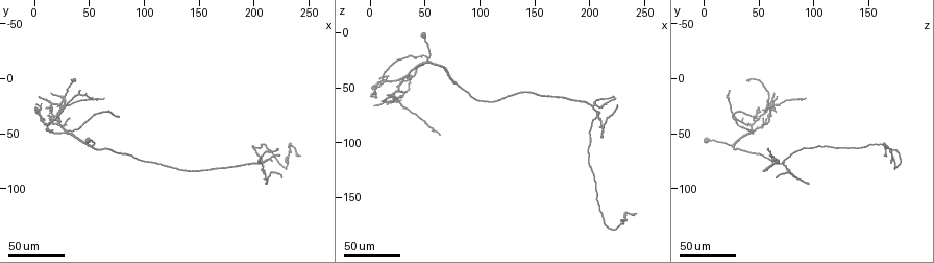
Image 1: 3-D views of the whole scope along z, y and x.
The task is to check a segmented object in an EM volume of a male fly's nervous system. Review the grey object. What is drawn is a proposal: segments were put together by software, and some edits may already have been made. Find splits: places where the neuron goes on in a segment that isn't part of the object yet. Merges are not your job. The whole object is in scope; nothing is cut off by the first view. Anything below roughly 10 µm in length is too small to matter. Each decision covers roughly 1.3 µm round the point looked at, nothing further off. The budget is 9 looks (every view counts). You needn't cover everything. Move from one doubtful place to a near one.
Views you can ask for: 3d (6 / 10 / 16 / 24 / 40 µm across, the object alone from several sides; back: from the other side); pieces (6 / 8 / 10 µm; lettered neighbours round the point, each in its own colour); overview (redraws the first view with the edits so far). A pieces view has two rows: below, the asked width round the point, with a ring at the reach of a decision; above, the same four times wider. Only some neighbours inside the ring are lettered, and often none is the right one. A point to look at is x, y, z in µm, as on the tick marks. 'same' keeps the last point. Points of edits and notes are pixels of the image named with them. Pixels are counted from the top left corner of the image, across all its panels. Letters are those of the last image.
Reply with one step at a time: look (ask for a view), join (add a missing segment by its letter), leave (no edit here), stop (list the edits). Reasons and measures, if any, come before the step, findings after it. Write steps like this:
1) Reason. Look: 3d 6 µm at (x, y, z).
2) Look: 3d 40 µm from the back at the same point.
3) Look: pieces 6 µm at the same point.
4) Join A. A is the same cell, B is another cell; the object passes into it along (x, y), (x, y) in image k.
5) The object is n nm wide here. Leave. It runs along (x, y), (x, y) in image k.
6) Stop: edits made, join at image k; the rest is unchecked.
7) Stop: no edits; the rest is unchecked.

End of a long branch. Look: 3d 40 µm at (6, 16, 68).

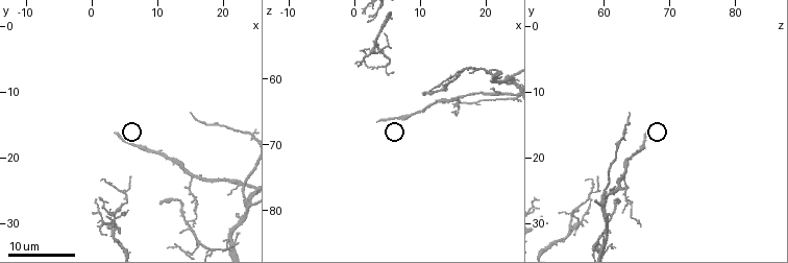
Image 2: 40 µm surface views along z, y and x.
Look: pieces 8 µm at (4.0, 16.0, 66.5).

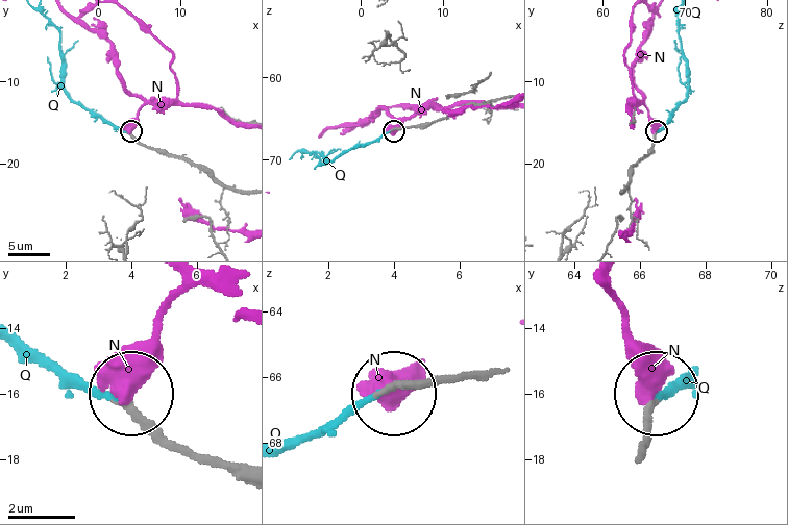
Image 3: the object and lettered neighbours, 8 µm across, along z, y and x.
Join Q. Q is the same cell, N is another cell; the neuron continues.

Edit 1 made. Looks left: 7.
An open end. Look: 3d 24 µm at (210, 94, 96).

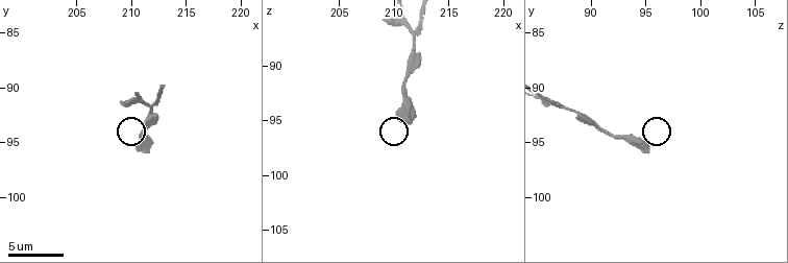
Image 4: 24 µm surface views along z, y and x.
Look: pieces 6 µm at (211.4, 95.6, 95.0).

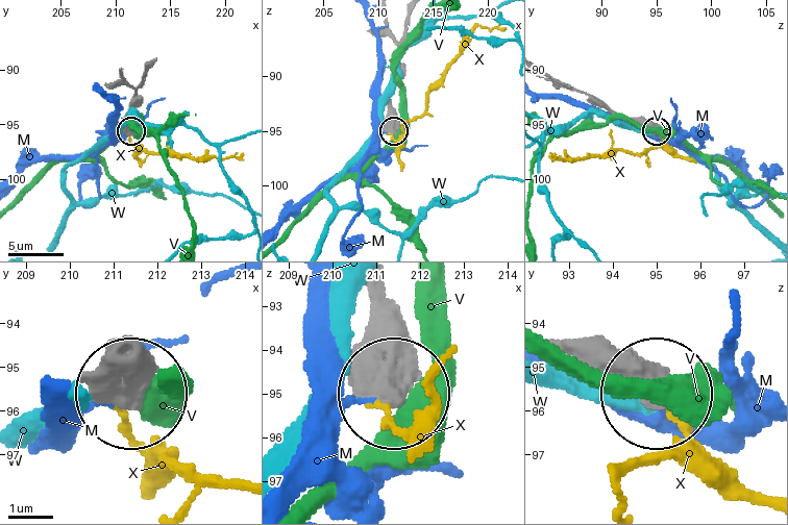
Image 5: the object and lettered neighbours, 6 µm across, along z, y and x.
The object is 560 nm wide here. Leave. M, V, W and X are other cells; it runs along (379, 280), (387, 389) in image 5; no lettered segment goes on from it.

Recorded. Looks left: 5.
An open end. Look: 3d 24 µm at (64, 16, 92).

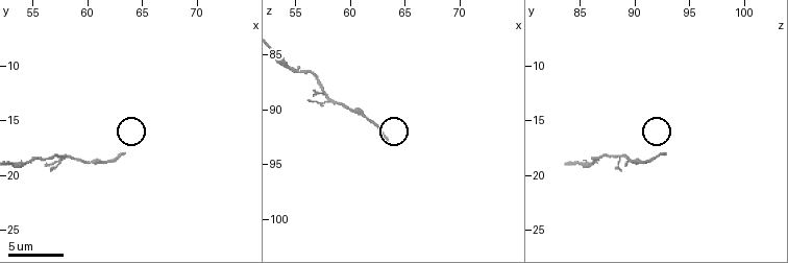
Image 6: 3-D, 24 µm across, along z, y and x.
What lies round it. Look: pieces 10 µm at (63.2, 18.2, 92.8).

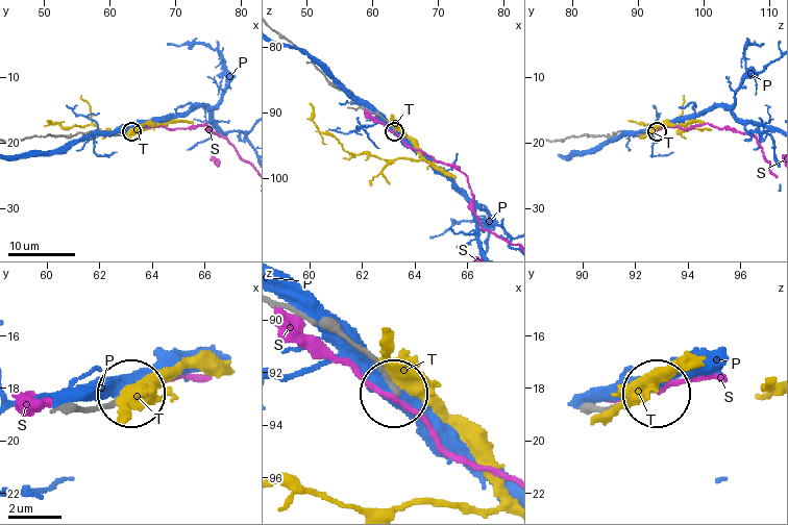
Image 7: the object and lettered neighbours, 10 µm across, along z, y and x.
Leave. P, S and T are other cells; it runs along (81, 409), (101, 407), (126, 390) in image 7; none of them fits.

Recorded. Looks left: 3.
Long arm stops here. Look: 3d 24 µm at (10.5, 26.5, 62.5).

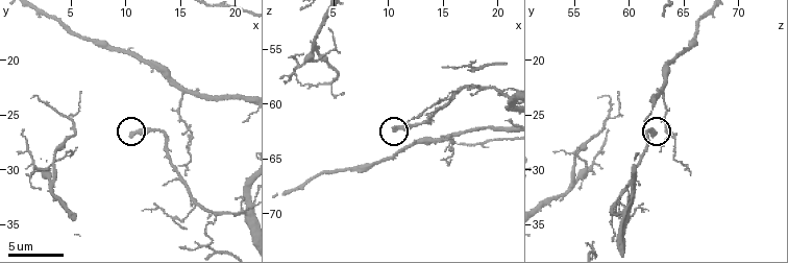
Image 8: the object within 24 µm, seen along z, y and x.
See the neighbours. Look: pieces 6 µm at (10.4, 27.0, 62.0).

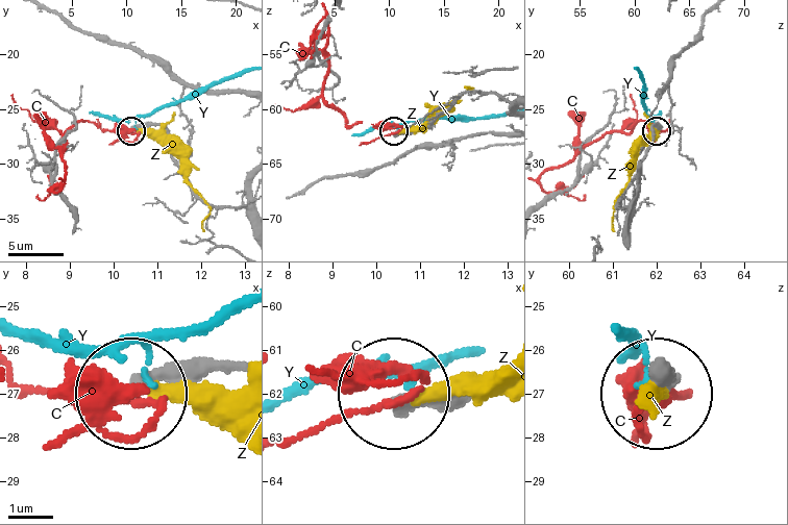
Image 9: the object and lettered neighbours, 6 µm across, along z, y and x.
Leave. C, Y and Z are other cells; no lettered segment goes on from it.

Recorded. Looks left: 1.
Stop: edits made, join at image 3; the rest is unchecked.

